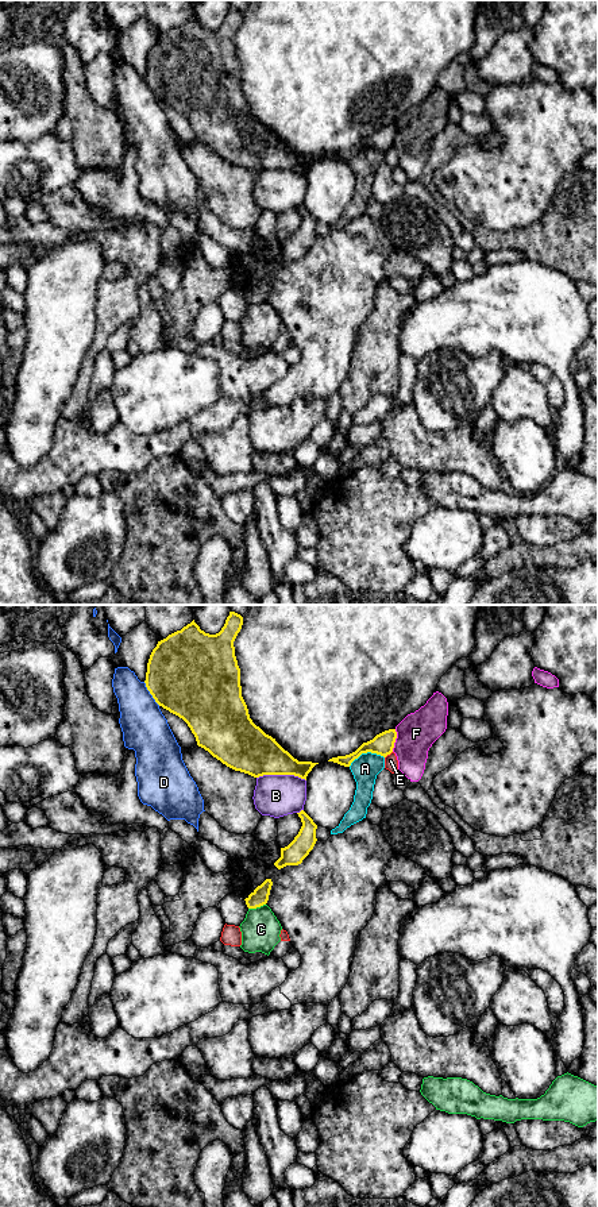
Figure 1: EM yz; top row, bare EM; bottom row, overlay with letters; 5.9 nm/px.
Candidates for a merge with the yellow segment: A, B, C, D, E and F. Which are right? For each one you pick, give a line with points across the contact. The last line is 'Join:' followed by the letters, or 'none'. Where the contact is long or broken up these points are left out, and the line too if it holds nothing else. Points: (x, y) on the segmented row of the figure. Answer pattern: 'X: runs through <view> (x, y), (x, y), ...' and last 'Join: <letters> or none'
Join: none

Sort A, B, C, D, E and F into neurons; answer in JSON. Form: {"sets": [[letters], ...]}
{"sets": [["A"], ["B"], ["C"], ["D"], ["E"], ["F"]]}

